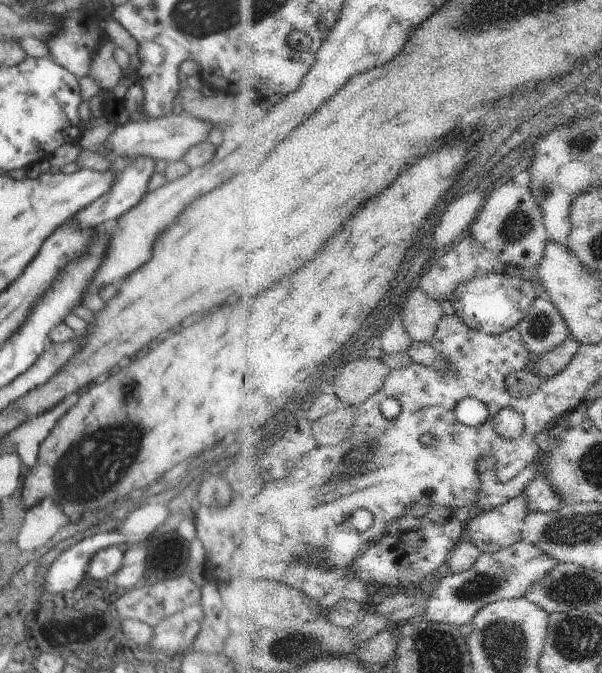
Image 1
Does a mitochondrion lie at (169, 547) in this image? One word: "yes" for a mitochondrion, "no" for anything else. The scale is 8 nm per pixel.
no

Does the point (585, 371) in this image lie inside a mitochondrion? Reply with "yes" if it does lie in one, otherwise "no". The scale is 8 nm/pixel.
no

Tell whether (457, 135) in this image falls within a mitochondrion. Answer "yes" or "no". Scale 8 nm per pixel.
no

